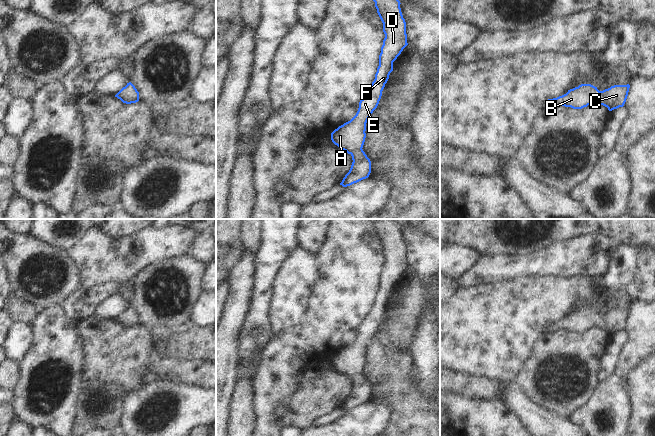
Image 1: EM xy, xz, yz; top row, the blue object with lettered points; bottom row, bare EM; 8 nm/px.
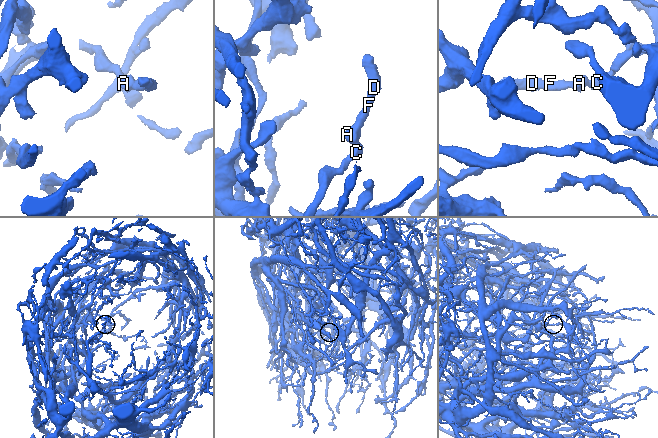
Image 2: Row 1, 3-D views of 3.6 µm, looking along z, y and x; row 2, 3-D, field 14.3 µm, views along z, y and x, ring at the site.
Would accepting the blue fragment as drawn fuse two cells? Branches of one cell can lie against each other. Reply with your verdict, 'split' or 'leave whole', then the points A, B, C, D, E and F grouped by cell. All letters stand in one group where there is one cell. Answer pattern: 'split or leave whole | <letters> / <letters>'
leave whole | A B C D E F

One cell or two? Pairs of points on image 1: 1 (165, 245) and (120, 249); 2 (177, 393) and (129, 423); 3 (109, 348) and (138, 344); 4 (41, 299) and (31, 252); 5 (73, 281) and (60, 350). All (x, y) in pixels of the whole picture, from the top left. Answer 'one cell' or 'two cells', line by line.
1: one cell
2: one cell
3: one cell
4: one cell
5: two cells

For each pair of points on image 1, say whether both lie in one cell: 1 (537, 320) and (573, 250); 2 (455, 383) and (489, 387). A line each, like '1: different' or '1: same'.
1: different
2: same

